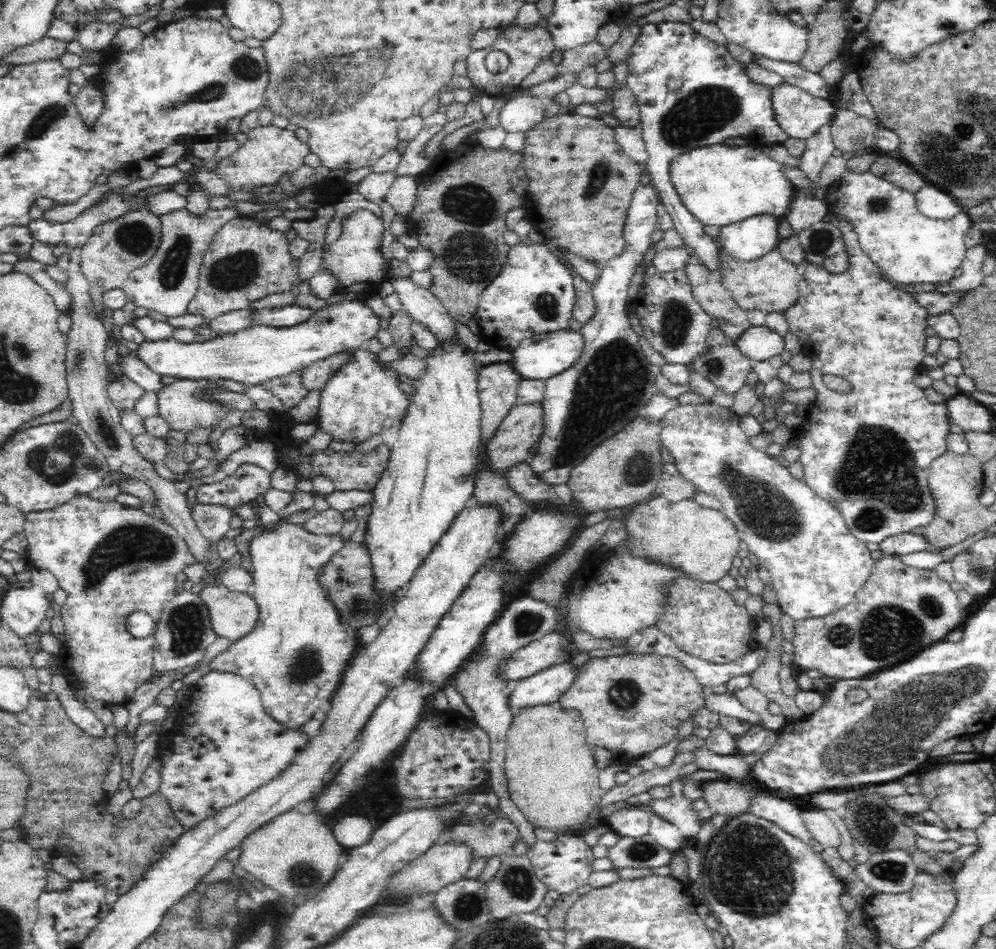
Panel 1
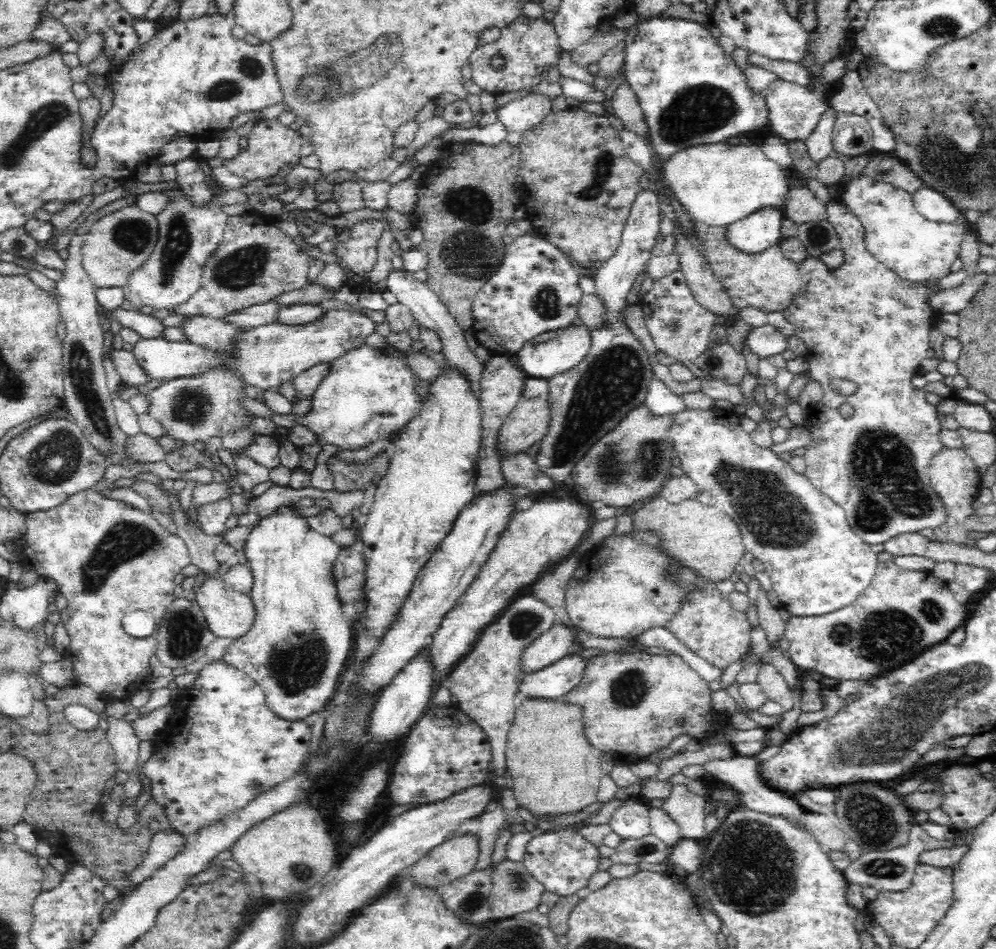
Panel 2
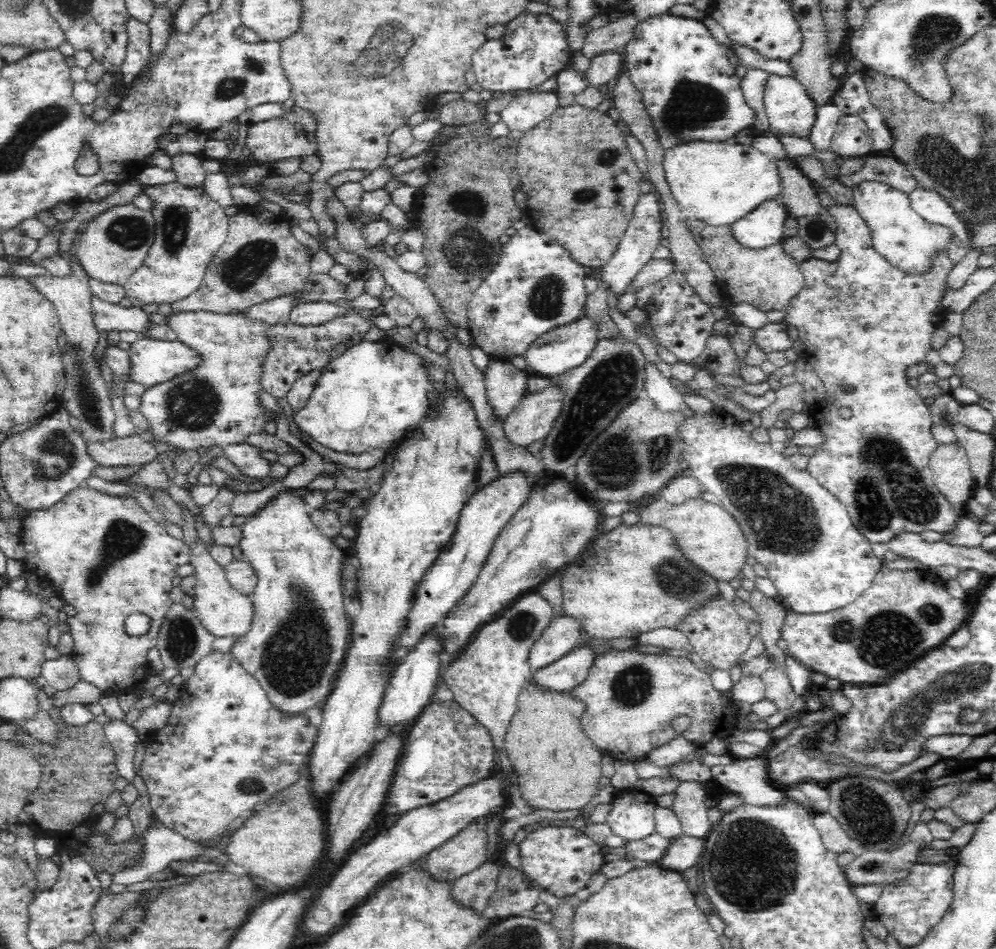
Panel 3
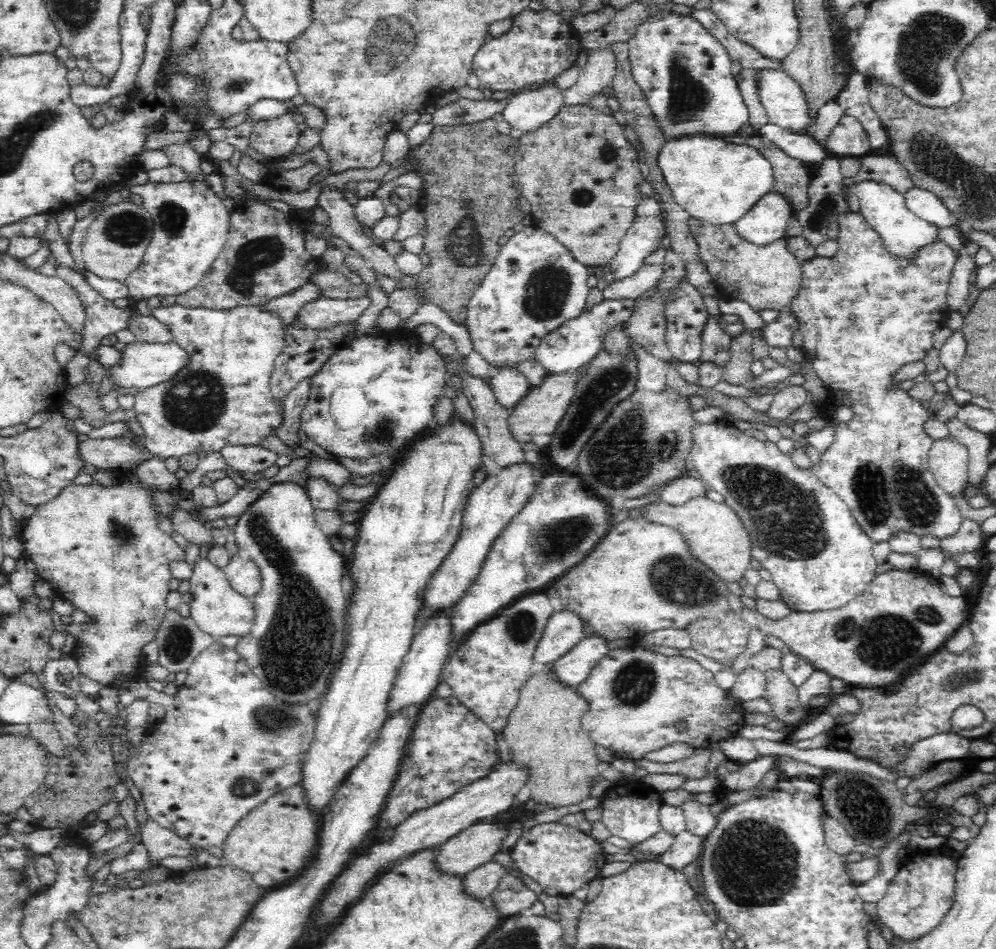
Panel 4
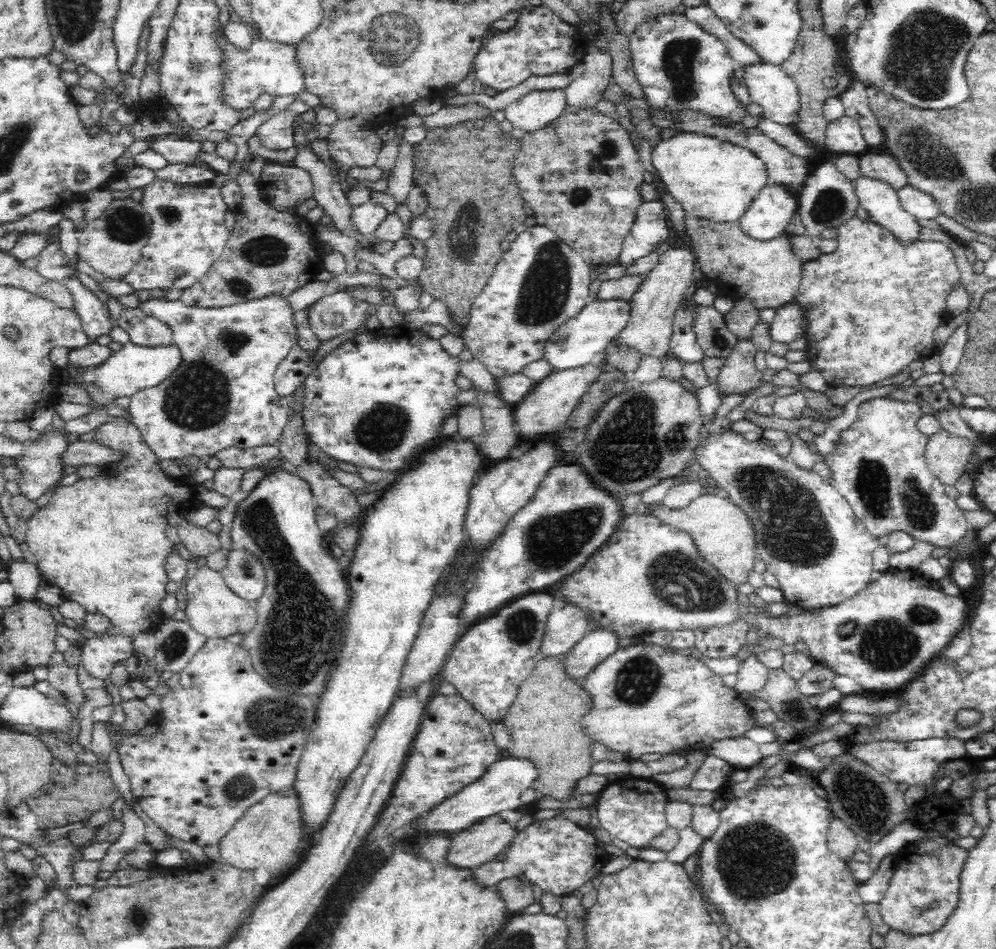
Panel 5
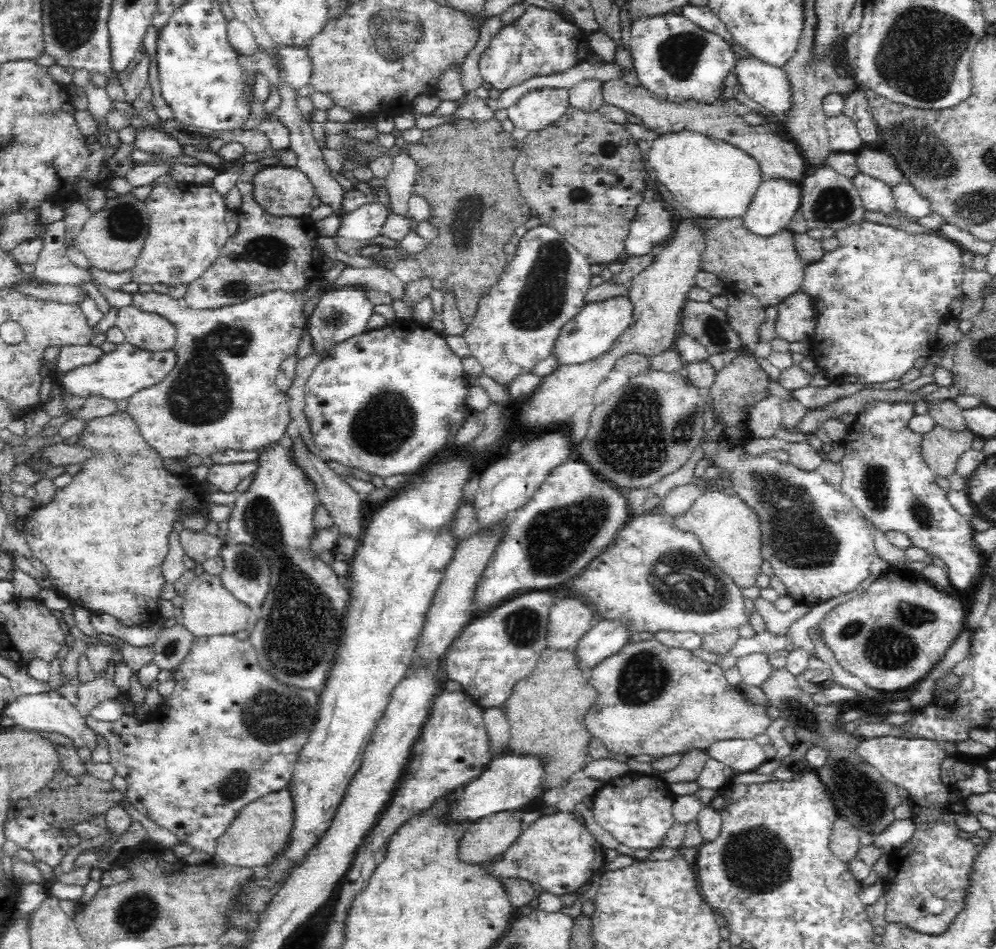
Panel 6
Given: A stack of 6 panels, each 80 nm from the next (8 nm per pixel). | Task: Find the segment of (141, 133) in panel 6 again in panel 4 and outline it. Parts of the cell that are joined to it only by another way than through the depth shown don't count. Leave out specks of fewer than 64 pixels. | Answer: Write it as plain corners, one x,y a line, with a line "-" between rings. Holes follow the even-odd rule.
189,142
164,146
162,149
170,164
177,166
184,174
185,181
204,181
205,175
200,169
204,156
199,154

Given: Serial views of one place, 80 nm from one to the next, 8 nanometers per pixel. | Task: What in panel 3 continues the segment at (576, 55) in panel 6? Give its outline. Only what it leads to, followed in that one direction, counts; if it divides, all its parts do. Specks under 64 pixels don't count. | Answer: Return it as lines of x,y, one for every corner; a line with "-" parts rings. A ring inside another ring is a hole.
527,10
521,12
516,18
513,18
507,25
505,25
504,34
498,40
487,40
476,52
473,54
471,58
471,68
470,70
474,72
476,76
476,82
484,88
484,90
490,90
490,92
514,92
514,90
533,90
542,84
545,80
555,76
559,77
561,72
564,72
566,66
568,66
568,62
570,62
570,58
572,57
573,52
568,50
565,41
565,34
563,31
563,26
554,19
550,13
534,15

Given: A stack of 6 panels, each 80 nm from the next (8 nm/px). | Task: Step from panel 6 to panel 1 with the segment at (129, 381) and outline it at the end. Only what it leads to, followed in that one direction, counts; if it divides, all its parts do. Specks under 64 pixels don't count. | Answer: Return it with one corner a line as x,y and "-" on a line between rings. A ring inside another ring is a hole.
365,300
327,305
312,310
306,322
291,328
258,326
221,335
214,340
183,343
177,340
144,341
136,350
137,357
160,376
188,380
234,380
259,385
269,378
306,368
317,360
350,349
362,349
380,330
379,316

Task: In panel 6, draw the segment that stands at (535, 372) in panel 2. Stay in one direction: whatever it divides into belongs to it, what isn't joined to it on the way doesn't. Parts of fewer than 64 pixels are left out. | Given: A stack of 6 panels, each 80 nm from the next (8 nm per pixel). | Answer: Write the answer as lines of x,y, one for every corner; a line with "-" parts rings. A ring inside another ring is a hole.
616,296
602,302
586,303
565,326
551,348
551,356
559,366
584,364
605,353
611,344
632,322
632,303
628,298

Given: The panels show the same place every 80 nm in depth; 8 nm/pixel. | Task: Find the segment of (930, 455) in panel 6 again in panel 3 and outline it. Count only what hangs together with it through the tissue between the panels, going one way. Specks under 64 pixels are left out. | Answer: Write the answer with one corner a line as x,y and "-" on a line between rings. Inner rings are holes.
959,443
950,445
938,444
936,448
937,450
930,456
928,472
933,476
932,479
936,488
944,495
944,498
950,503
952,510
956,513
953,525
949,528
949,531
943,534
943,536
946,536
946,534
954,532
958,520
960,520
962,516
966,516
966,509
968,510
967,502
970,498
973,498
972,494
974,494
974,490
978,486
976,486
976,481
974,481
965,448
959,446

